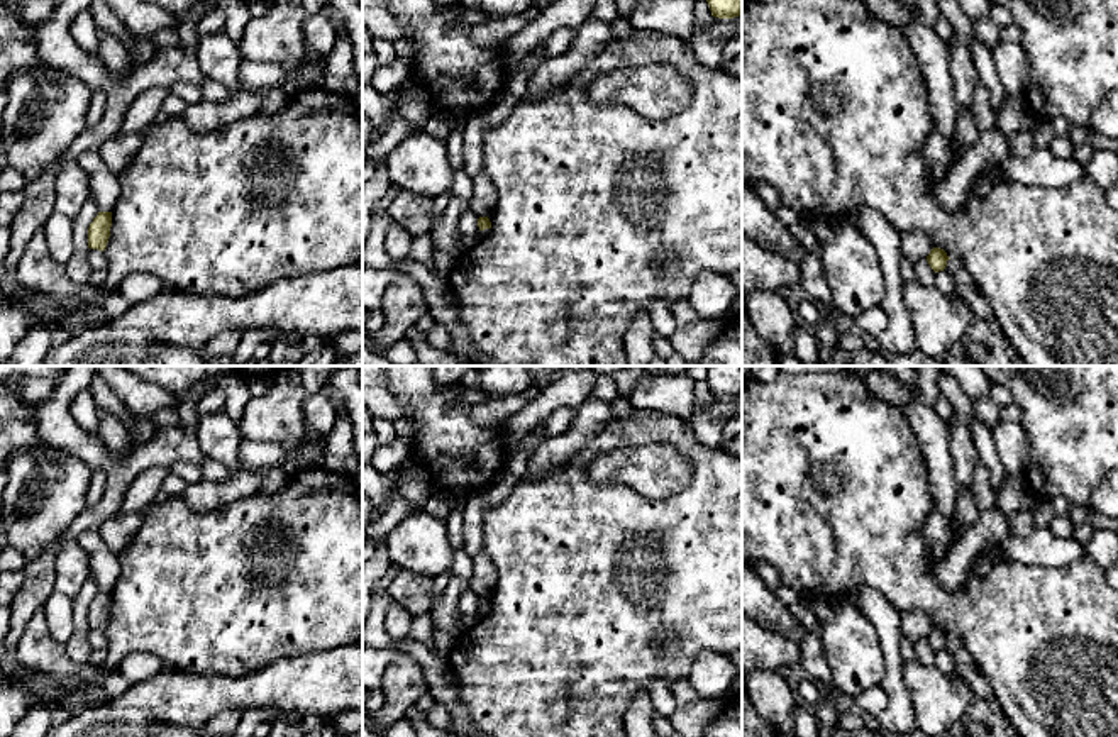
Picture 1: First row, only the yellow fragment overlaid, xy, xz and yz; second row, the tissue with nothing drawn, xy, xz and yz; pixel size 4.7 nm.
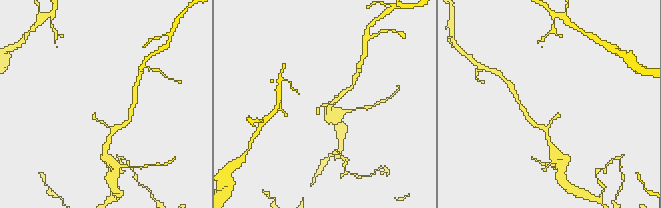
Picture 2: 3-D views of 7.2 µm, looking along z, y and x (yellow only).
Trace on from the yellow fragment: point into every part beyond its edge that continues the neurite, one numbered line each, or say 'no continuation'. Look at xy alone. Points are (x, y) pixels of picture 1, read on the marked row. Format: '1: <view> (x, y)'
1: xy (104, 187)

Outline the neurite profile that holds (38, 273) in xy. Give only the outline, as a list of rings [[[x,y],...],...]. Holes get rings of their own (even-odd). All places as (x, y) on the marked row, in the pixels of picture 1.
[[[37,229],[27,242],[20,258],[17,280],[20,290],[54,300],[75,298],[100,308],[107,320],[122,317],[129,308],[129,300],[120,290],[107,291],[102,285],[76,285],[64,271],[64,264],[56,263],[47,249],[44,229]]]

